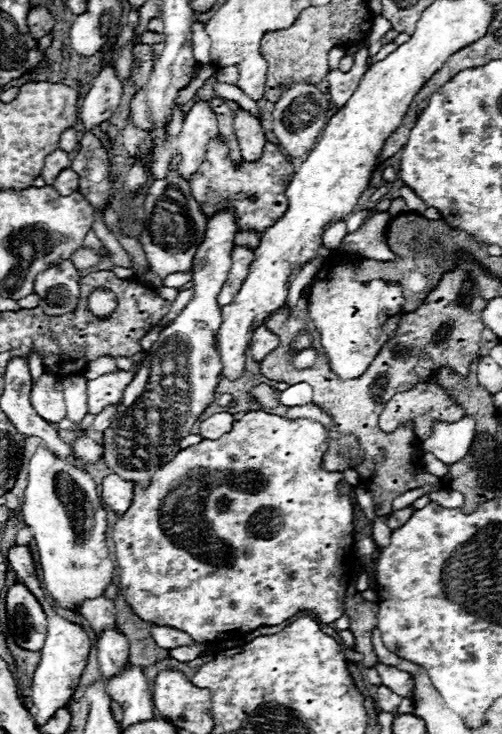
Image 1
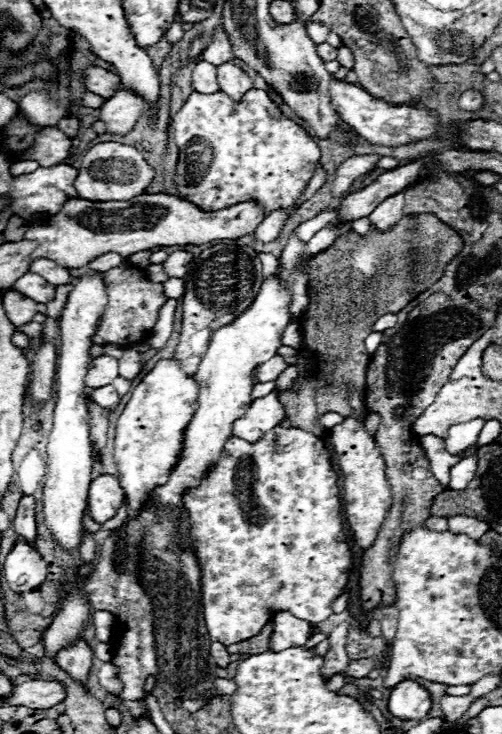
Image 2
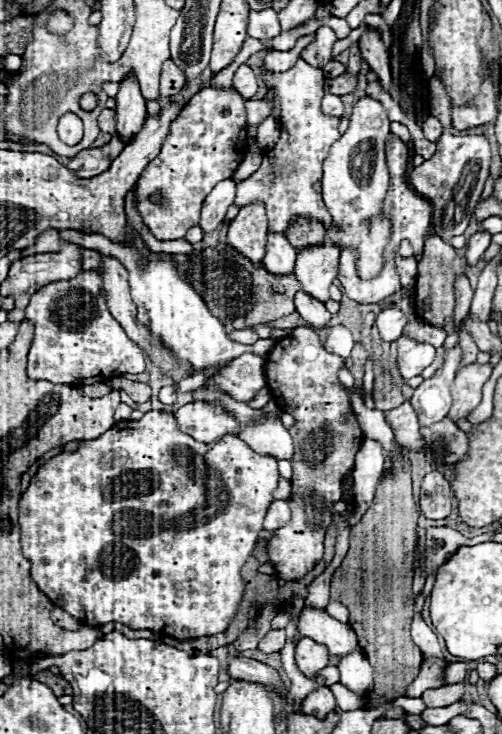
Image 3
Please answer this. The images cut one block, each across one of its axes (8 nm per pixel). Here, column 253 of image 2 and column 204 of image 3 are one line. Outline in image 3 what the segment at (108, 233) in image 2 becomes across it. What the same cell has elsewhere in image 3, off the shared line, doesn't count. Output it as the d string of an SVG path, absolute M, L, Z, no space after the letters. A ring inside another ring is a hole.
M222 180L214 186L214 190L206 196L204 206L202 206L202 214L200 214L200 222L198 226L204 232L212 232L216 230L218 224L224 222L226 210L230 204L234 204L236 198L236 184L234 180Z

